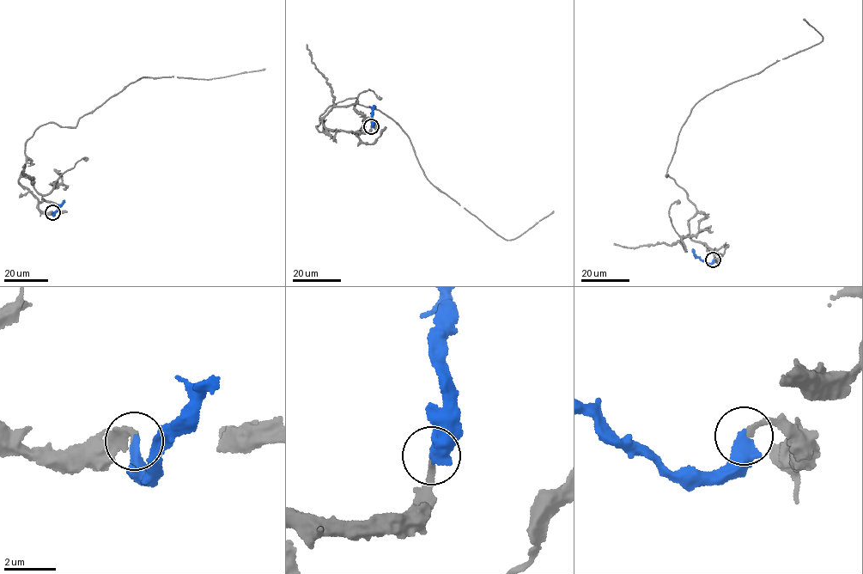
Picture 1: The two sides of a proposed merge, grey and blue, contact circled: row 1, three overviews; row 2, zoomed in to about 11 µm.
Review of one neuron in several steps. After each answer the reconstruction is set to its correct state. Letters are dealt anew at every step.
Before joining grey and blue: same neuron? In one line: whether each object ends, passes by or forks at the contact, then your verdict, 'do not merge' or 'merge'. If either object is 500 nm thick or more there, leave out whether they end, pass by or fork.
grey ends | blue ends | merge

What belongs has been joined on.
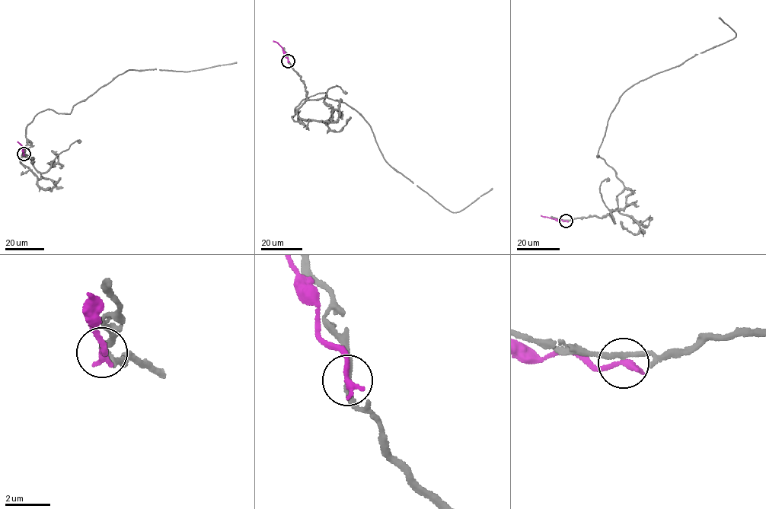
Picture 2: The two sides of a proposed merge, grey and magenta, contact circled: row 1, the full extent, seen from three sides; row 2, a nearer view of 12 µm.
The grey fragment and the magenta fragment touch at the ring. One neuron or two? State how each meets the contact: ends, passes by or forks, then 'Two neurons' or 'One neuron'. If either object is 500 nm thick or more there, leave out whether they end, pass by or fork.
At the ring grey passes by. At the ring magenta ends. Two neurons

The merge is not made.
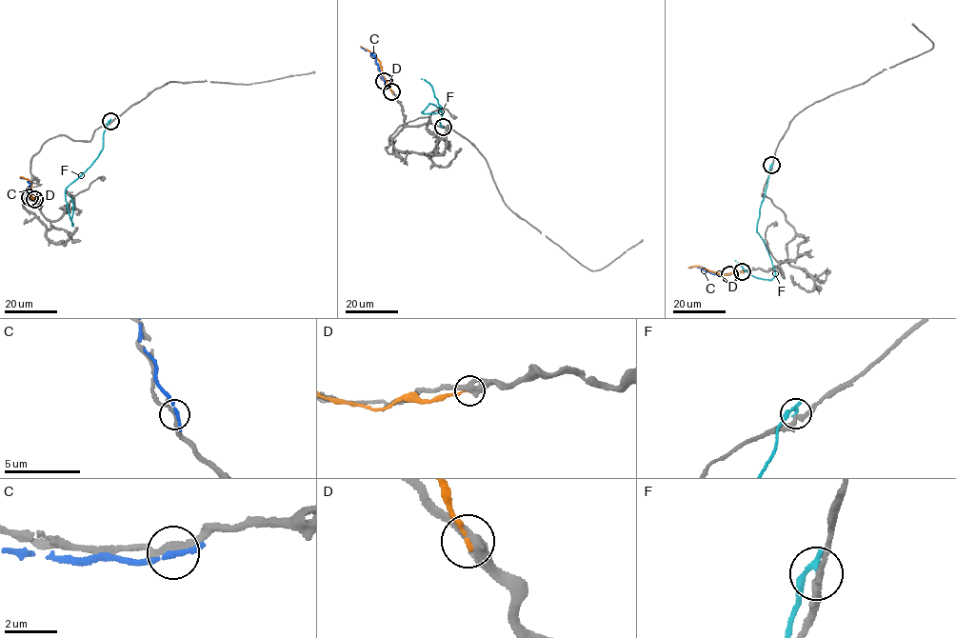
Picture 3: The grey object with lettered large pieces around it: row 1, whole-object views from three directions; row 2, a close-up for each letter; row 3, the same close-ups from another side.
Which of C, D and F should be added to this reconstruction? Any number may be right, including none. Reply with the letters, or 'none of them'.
none of them

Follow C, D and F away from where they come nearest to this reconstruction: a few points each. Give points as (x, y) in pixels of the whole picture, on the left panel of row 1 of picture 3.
C: (29, 197), (29, 184), (20, 177)
D: (34, 200), (29, 195), (32, 189), (29, 180), (20, 176)
F: (109, 121), (103, 134), (103, 149), (95, 161), (66, 189), (71, 225), (73, 207), (69, 195)

